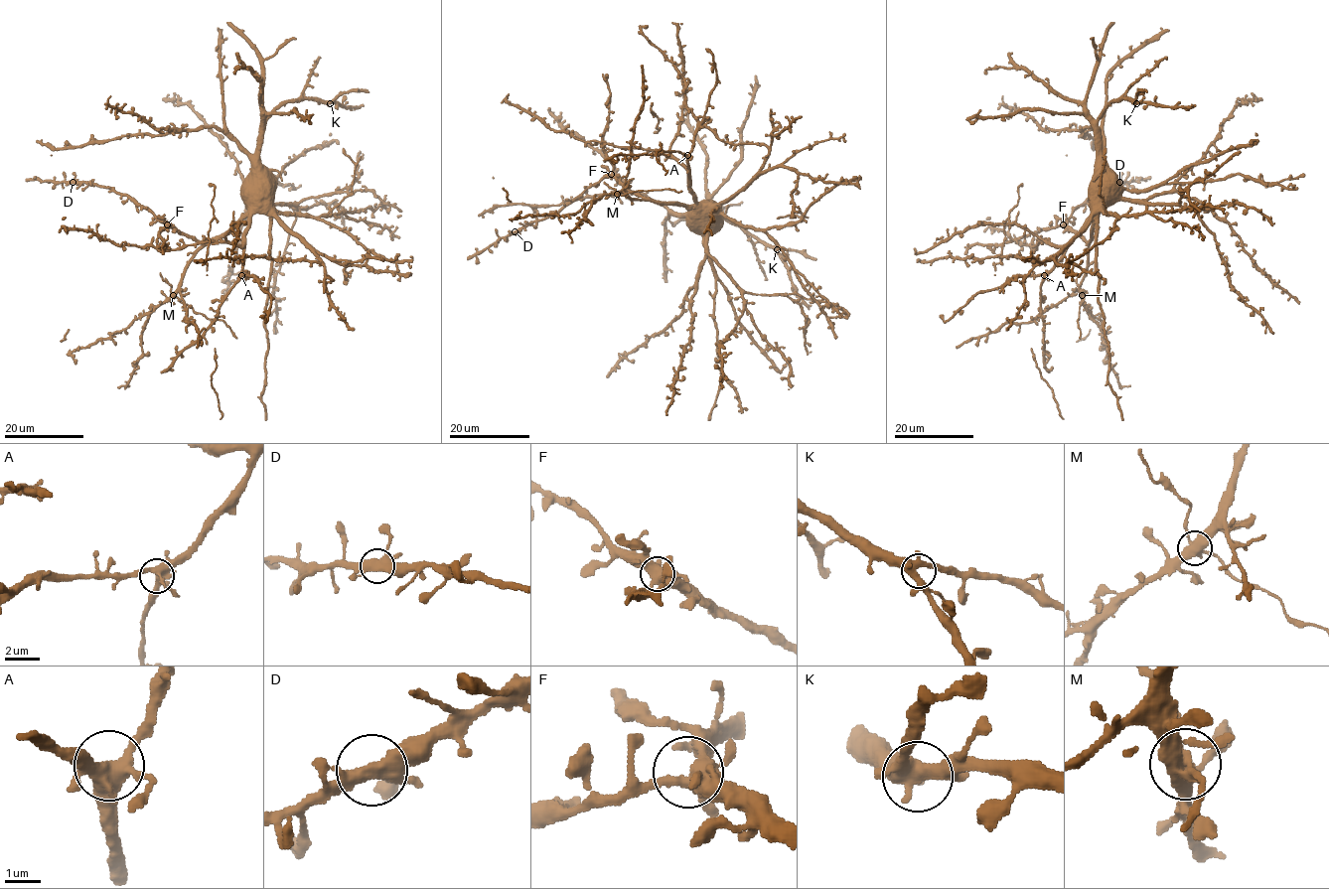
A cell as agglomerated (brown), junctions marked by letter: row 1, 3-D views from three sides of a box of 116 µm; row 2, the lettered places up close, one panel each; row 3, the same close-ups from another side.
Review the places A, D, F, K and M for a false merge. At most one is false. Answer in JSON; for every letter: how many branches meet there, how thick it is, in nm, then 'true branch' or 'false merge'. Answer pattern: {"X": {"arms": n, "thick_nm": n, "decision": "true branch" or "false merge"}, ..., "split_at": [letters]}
{"A": {"arms": 5, "thick_nm": 420, "decision": "true branch"}, "D": {"arms": 4, "thick_nm": 420, "decision": "true branch"}, "F": {"arms": 6, "thick_nm": 460, "decision": "true branch"}, "K": {"arms": 5, "thick_nm": 440, "decision": "true branch"}, "M": {"arms": 5, "thick_nm": 440, "decision": "true branch"}, "split_at": []}

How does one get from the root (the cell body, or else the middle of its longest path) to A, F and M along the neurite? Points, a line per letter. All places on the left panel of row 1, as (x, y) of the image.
A: (257, 183), (250, 196), (250, 222), (243, 242), (241, 275)
F: (257, 183), (246, 196), (247, 212), (226, 231), (207, 242), (180, 234), (167, 224)
M: (257, 183), (246, 196), (247, 212), (195, 254), (173, 295)

